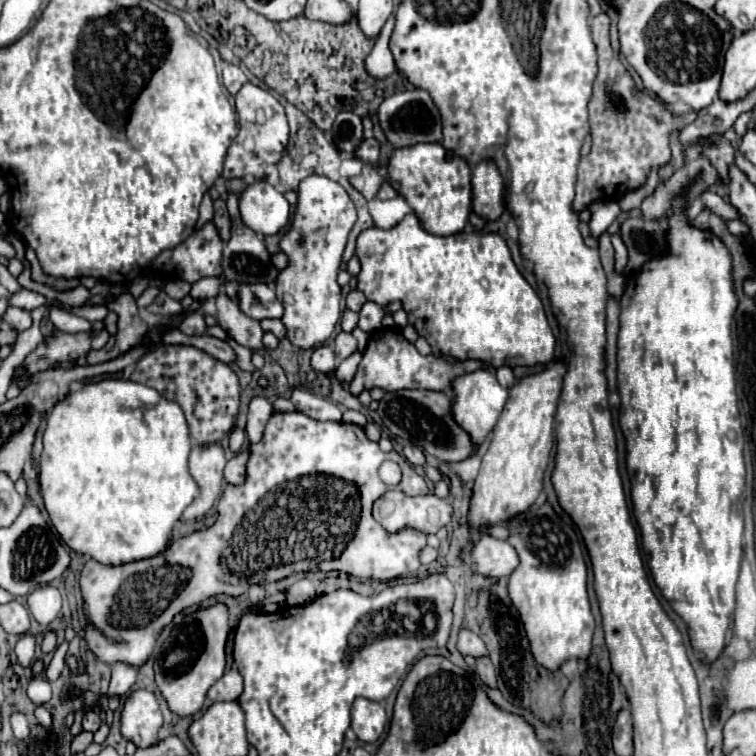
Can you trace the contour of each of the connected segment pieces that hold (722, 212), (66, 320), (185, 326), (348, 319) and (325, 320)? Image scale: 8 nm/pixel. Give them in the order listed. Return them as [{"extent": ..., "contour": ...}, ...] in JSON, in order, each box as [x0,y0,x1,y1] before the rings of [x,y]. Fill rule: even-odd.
[{"extent":[700,191,738,221],"contour":[[[704,191],[704,193],[700,195],[700,199],[702,199],[705,208],[712,211],[712,213],[716,213],[718,217],[722,217],[724,221],[730,221],[730,219],[736,219],[736,217],[738,217],[736,209],[734,209],[730,203],[726,203],[726,201],[724,201],[718,193],[714,193],[714,191]]]},{"extent":[50,307,92,333],"contour":[[[58,307],[50,309],[50,321],[54,323],[56,329],[66,331],[66,333],[78,333],[78,331],[92,331],[92,323],[84,317],[76,317],[68,311],[62,311]]]},{"extent":[178,313,208,335],"contour":[[[190,313],[190,315],[186,315],[186,319],[178,325],[178,329],[184,335],[204,335],[206,333],[206,327],[208,325],[206,325],[202,313]]]},{"extent":[342,309,358,333],"contour":[[[346,309],[344,313],[342,313],[342,331],[346,331],[346,333],[350,333],[356,325],[358,325],[358,313],[354,313],[354,311],[350,311],[350,309]]]},{"extent":[276,175,354,349],"contour":[[[310,175],[300,183],[294,221],[280,241],[280,249],[288,255],[290,263],[284,271],[280,271],[276,283],[278,301],[284,305],[282,323],[288,329],[290,343],[300,349],[324,345],[338,323],[340,287],[336,283],[336,275],[354,223],[354,203],[340,183],[322,175]]]}]

